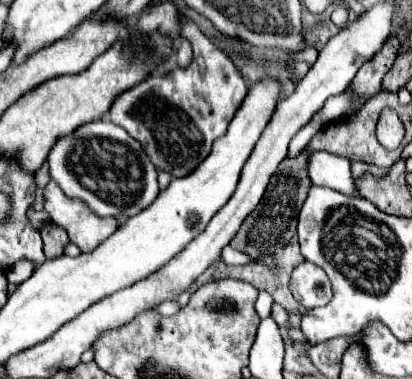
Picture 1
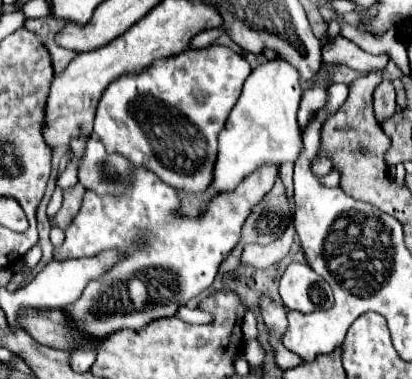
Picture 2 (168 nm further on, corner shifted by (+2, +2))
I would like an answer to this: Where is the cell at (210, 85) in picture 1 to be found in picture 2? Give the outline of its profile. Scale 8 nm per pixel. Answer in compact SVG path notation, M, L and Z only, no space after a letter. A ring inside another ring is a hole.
M209 45L205 49L185 49L179 55L157 59L139 73L125 73L111 81L97 105L95 135L107 153L119 153L133 165L151 169L161 181L173 189L187 193L203 193L211 187L211 175L217 161L217 135L223 129L231 109L235 107L243 81L251 73L249 63L233 49Z

